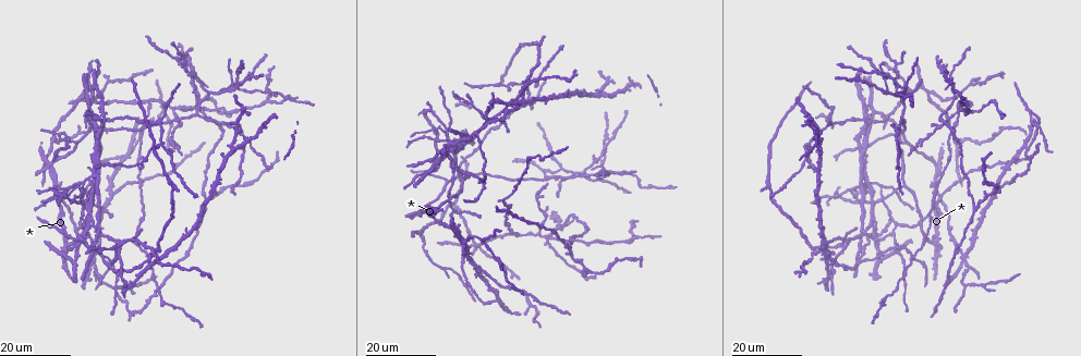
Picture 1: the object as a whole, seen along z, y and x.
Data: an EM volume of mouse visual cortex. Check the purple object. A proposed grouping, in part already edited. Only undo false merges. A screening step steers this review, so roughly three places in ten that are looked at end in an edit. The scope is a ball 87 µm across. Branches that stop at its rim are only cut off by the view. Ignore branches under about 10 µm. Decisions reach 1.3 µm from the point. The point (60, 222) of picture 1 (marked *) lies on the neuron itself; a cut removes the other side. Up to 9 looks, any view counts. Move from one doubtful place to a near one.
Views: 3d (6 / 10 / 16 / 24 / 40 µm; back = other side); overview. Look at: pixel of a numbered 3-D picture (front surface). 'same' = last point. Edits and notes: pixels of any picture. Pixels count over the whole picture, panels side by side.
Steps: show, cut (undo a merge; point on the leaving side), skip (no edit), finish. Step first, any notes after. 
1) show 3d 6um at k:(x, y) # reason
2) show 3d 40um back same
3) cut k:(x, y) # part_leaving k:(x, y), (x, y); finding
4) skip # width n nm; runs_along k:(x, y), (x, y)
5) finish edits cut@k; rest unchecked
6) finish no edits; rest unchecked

show 3d 16um at 1:(90, 234) # thin arm on a thick one

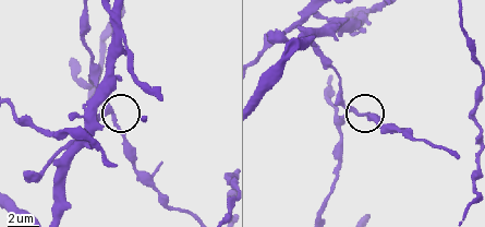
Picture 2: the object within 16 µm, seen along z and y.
show 3d 6um at 2:(112, 111)

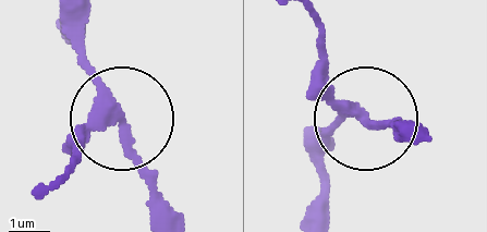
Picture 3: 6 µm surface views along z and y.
skip # width 230 nm; runs_along 3:(59, 180), (101, 127), (122, 121), (136, 169), (181, 218); continuous, no second neuron

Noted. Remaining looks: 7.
show 3d 24um at 1:(82, 184)

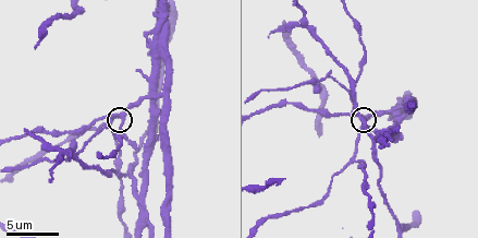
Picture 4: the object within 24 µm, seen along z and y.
show 3d 6um at 4:(121, 115) # closer look

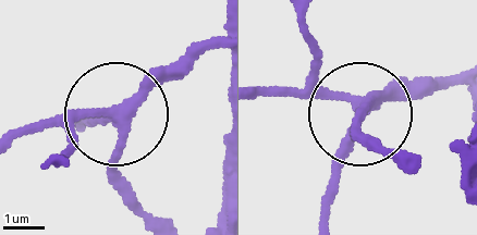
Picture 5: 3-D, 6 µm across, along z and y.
skip # all the same neuron

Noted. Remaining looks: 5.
show 3d 16um at 4:(129, 176) # four or more arms meet

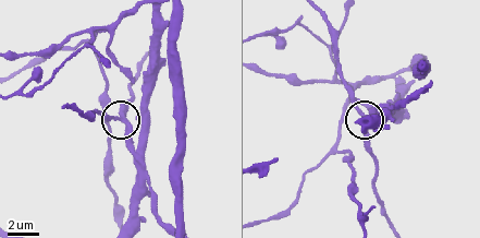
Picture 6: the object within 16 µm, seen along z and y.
skip # all the same neuron

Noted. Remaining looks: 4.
show 3d 24um at 1:(147, 100) # three-way junction

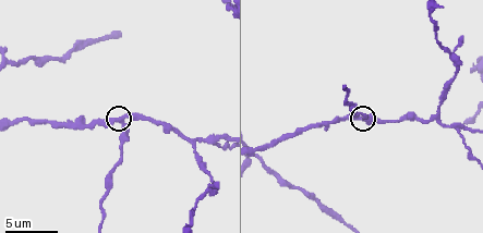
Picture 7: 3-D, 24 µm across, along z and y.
show 3d 6um at 7:(123, 122) # closer look

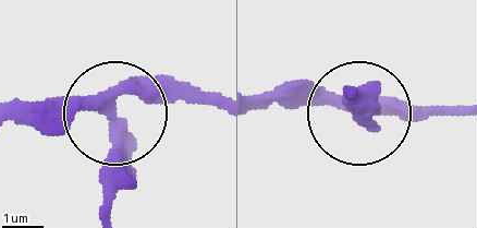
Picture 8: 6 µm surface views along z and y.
skip # continuous, no second neuron

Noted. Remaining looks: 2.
finish no edits; rest unchecked

